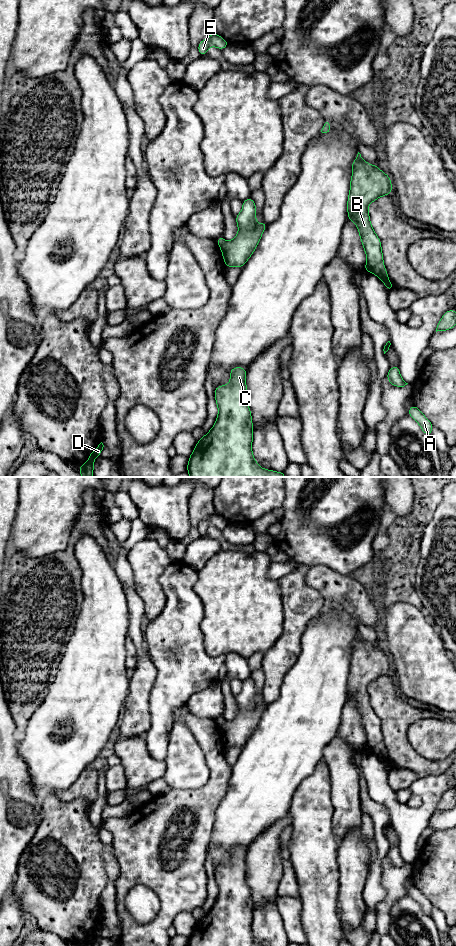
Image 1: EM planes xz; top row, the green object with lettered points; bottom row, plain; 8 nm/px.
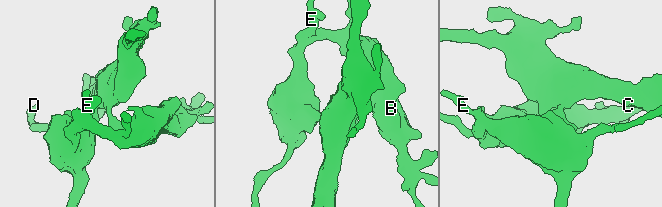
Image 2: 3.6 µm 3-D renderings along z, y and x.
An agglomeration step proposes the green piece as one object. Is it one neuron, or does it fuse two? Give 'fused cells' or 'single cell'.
fused cells

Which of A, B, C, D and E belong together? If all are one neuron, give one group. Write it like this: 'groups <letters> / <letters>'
groups A B D E / C

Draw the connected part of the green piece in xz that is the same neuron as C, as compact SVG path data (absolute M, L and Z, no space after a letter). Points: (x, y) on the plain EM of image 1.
M234 847L230 862L214 868L218 896L214 906L196 924L187 946L259 946L252 933L253 904L247 884L247 850Z

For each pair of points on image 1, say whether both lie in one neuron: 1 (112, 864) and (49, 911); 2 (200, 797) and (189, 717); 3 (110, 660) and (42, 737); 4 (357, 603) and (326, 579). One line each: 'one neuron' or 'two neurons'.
1: two neurons
2: one neuron
3: one neuron
4: one neuron

